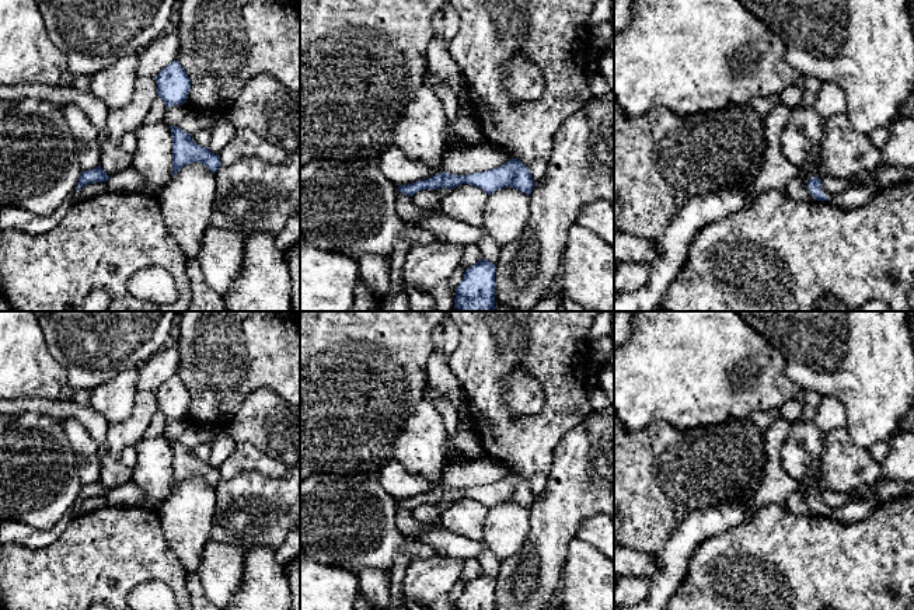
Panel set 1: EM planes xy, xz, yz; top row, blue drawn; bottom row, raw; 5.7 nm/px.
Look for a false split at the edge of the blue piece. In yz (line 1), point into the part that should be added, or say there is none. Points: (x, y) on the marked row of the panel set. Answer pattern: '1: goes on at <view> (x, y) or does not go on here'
1: does not go on here

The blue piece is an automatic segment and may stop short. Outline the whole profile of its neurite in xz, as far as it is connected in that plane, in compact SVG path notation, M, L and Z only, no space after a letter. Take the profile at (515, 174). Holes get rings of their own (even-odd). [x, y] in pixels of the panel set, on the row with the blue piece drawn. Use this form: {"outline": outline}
{"outline": "M510 158L506 164L498 168L468 175L453 175L442 171L432 178L416 181L408 185L400 185L398 192L414 196L422 189L453 189L461 184L478 187L488 195L505 187L516 188L530 195L536 187L530 170L520 160Z"}

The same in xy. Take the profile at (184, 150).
{"outline": "M170 126L172 135L172 177L191 163L202 163L213 174L221 165L219 154L212 153L207 147L198 146L191 135L178 126Z"}

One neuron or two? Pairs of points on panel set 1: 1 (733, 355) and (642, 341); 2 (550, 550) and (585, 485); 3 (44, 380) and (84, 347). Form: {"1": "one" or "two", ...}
{"1": "one", "2": "one", "3": "two"}

